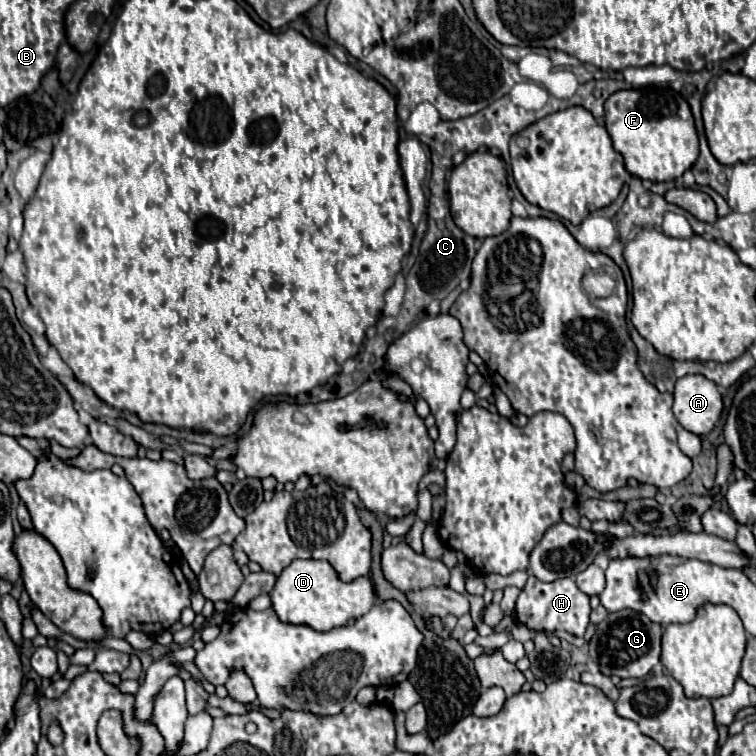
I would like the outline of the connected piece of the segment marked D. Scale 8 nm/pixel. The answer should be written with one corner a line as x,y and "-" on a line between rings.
294,560
278,574
278,582
270,592
272,608
282,622
308,624
314,630
332,630
344,626
350,620
364,616
376,604
374,582
370,576
356,578
354,582
342,582
338,572
326,560

